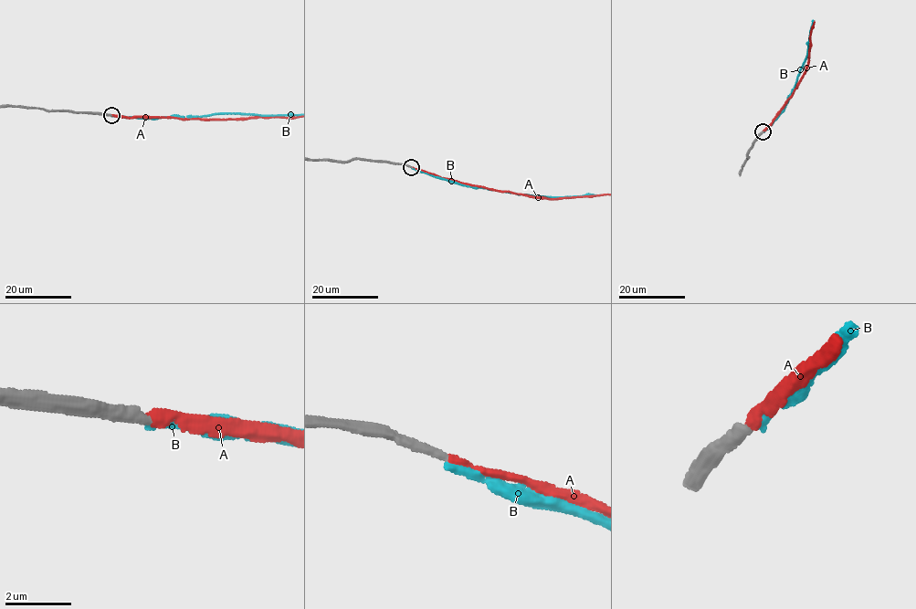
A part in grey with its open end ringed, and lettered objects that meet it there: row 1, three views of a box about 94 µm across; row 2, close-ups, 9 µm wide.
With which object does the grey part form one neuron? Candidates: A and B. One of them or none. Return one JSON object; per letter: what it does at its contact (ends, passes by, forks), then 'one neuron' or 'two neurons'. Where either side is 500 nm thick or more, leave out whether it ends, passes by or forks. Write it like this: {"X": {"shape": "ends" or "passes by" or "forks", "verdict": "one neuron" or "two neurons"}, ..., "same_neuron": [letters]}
{"A": {"shape": "ends", "verdict": "one neuron"}, "B": {"shape": "ends", "verdict": "two neurons"}, "same_neuron": ["A"]}

